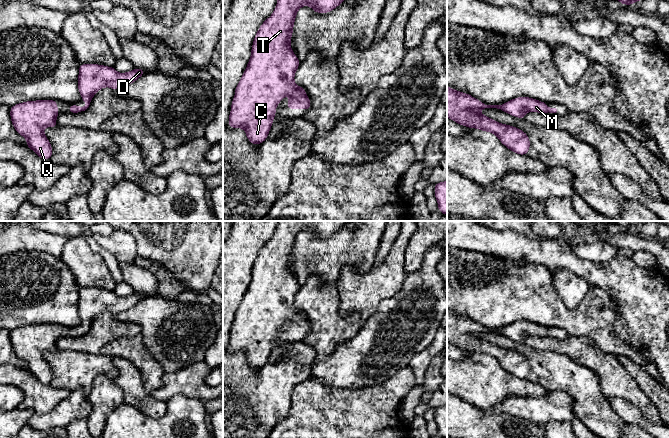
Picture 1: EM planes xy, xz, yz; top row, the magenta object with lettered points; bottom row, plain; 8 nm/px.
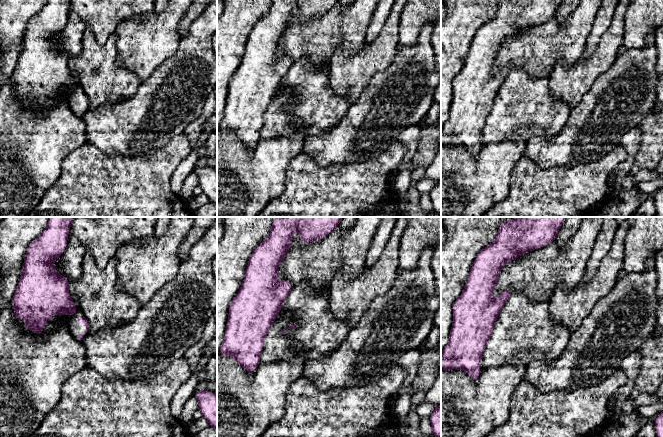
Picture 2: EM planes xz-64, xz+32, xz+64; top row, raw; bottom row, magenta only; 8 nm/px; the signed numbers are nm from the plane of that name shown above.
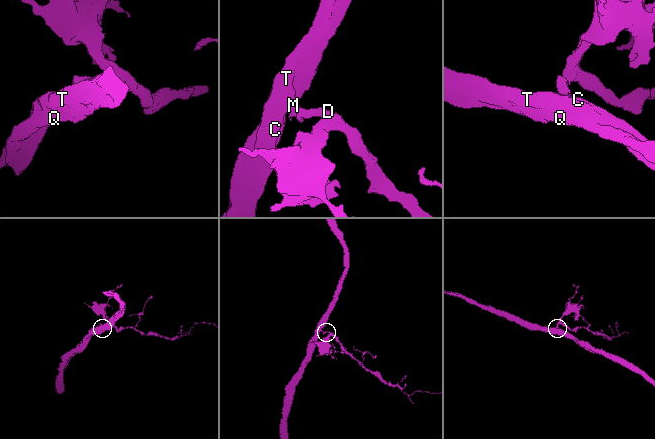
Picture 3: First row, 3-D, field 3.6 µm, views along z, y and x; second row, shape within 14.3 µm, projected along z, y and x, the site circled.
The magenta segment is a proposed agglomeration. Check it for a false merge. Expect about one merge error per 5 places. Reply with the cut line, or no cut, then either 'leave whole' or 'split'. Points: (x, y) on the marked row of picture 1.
cut none; leave whole

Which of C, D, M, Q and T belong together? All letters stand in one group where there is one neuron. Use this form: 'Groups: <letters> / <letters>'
Groups: C D M Q T

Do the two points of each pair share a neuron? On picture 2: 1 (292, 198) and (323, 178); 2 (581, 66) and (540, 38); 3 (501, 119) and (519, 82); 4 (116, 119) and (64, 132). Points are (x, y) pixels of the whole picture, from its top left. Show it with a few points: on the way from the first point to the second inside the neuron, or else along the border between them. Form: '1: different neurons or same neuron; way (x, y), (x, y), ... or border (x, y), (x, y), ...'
1: same neuron; way (300, 198), (303, 198), (315, 186)
2: different neurons; border (579, 57), (569, 65), (559, 59), (553, 70)
3: same neuron; way (510, 110), (519, 100), (519, 91)
4: different neurons; border (80, 117), (85, 124), (86, 142)

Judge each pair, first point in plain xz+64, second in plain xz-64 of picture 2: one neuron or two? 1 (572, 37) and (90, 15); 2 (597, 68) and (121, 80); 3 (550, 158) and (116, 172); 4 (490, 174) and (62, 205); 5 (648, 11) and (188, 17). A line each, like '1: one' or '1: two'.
1: one
2: two
3: two
4: two
5: one

